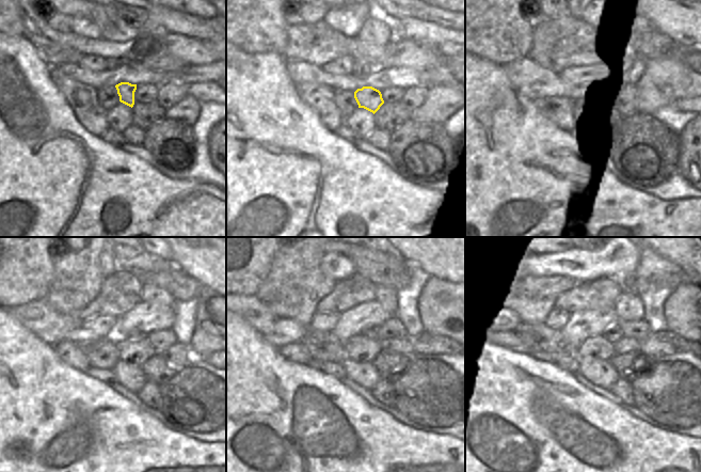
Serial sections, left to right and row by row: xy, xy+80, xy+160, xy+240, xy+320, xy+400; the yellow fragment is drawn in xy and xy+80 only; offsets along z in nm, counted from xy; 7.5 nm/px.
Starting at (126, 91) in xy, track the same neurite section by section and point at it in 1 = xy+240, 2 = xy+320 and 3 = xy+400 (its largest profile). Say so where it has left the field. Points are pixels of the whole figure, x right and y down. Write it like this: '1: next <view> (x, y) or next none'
1: next xy+240 (136, 348)
2: next xy+320 (361, 348)
3: next xy+400 (598, 347)

